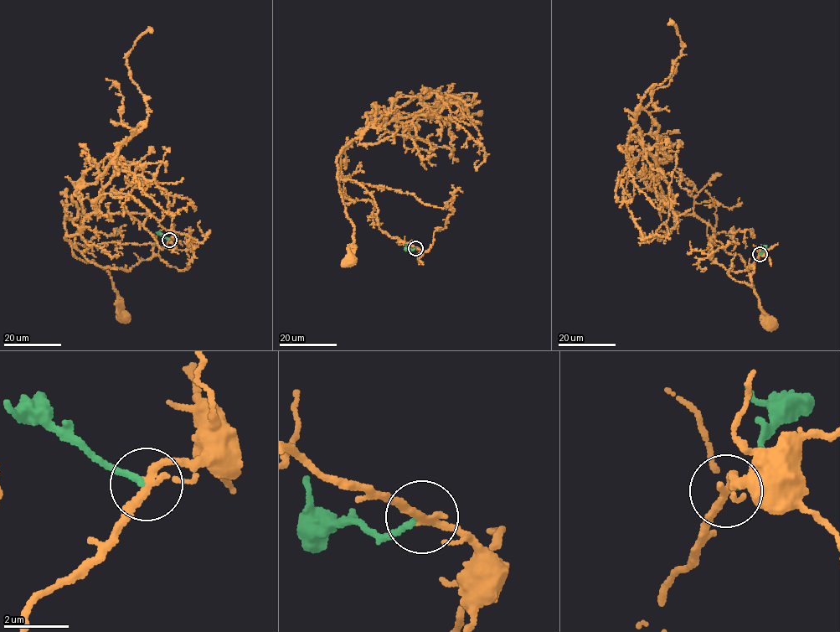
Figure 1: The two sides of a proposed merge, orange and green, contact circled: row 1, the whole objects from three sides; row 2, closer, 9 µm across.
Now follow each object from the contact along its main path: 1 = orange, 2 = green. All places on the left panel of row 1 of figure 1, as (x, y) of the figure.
1: (169, 240), (157, 254), (127, 271), (90, 262), (70, 242), (76, 258), (92, 260), (106, 270), (124, 316)
2: (169, 240), (157, 232)

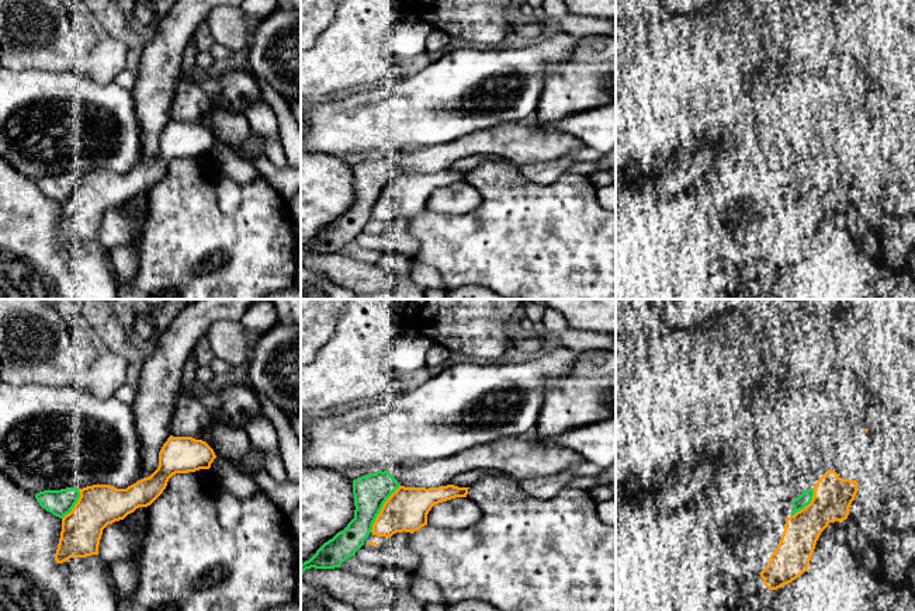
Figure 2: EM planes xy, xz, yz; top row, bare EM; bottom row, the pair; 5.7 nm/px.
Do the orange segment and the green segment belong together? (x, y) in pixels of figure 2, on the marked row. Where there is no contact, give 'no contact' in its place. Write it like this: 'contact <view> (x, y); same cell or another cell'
contact xz (381, 509); another cell

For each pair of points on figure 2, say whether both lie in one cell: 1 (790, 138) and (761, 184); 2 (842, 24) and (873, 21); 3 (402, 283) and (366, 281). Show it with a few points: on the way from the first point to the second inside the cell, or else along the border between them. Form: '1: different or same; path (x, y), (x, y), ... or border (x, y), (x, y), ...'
1: different; border (763, 169), (770, 173)
2: same; path (849, 24), (866, 24)
3: different; border (378, 263), (395, 277), (392, 284)

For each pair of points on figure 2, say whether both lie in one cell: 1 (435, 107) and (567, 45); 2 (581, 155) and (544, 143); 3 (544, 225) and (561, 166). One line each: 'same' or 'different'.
1: same
2: different
3: different

